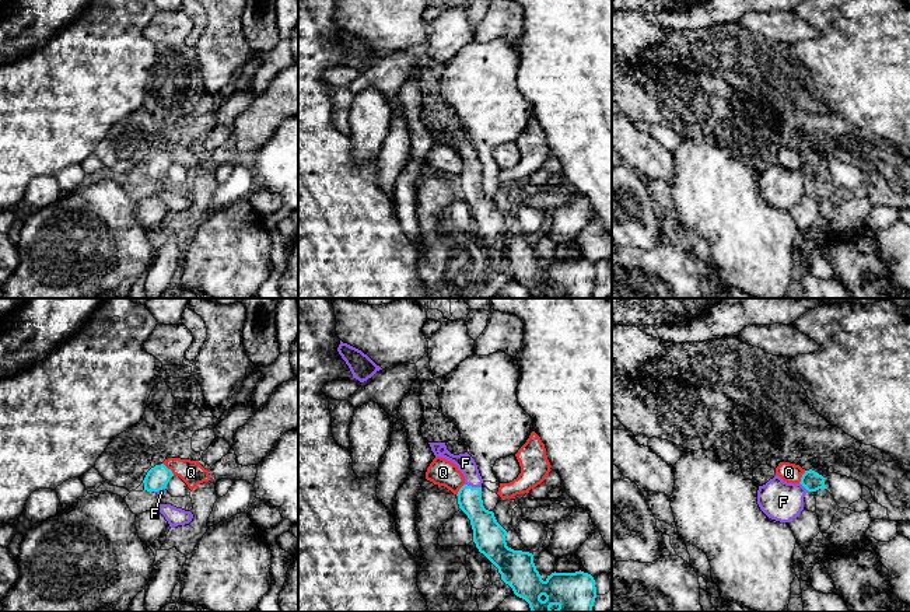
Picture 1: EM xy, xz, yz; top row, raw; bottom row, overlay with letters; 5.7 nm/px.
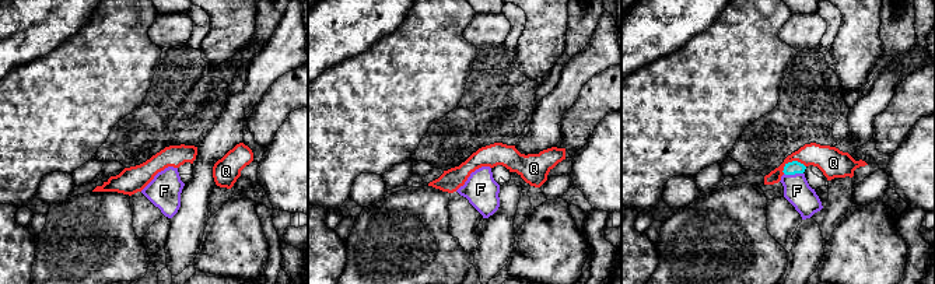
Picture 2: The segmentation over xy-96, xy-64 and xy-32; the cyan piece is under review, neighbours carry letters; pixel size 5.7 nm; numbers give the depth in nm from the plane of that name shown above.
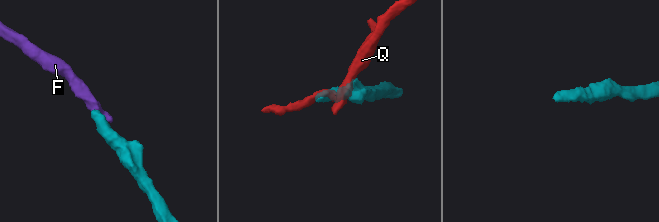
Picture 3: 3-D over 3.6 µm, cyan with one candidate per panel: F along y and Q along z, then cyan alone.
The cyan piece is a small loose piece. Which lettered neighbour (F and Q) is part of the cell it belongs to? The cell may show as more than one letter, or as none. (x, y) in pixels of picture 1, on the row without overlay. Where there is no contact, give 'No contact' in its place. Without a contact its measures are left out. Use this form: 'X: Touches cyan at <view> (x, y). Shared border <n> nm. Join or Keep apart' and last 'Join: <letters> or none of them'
F: Touches cyan at xz (473, 174). Shared border 100 nm. Join
Q: Touches cyan at xy (170, 156). Shared border 100 nm. Keep apart
Join: F

